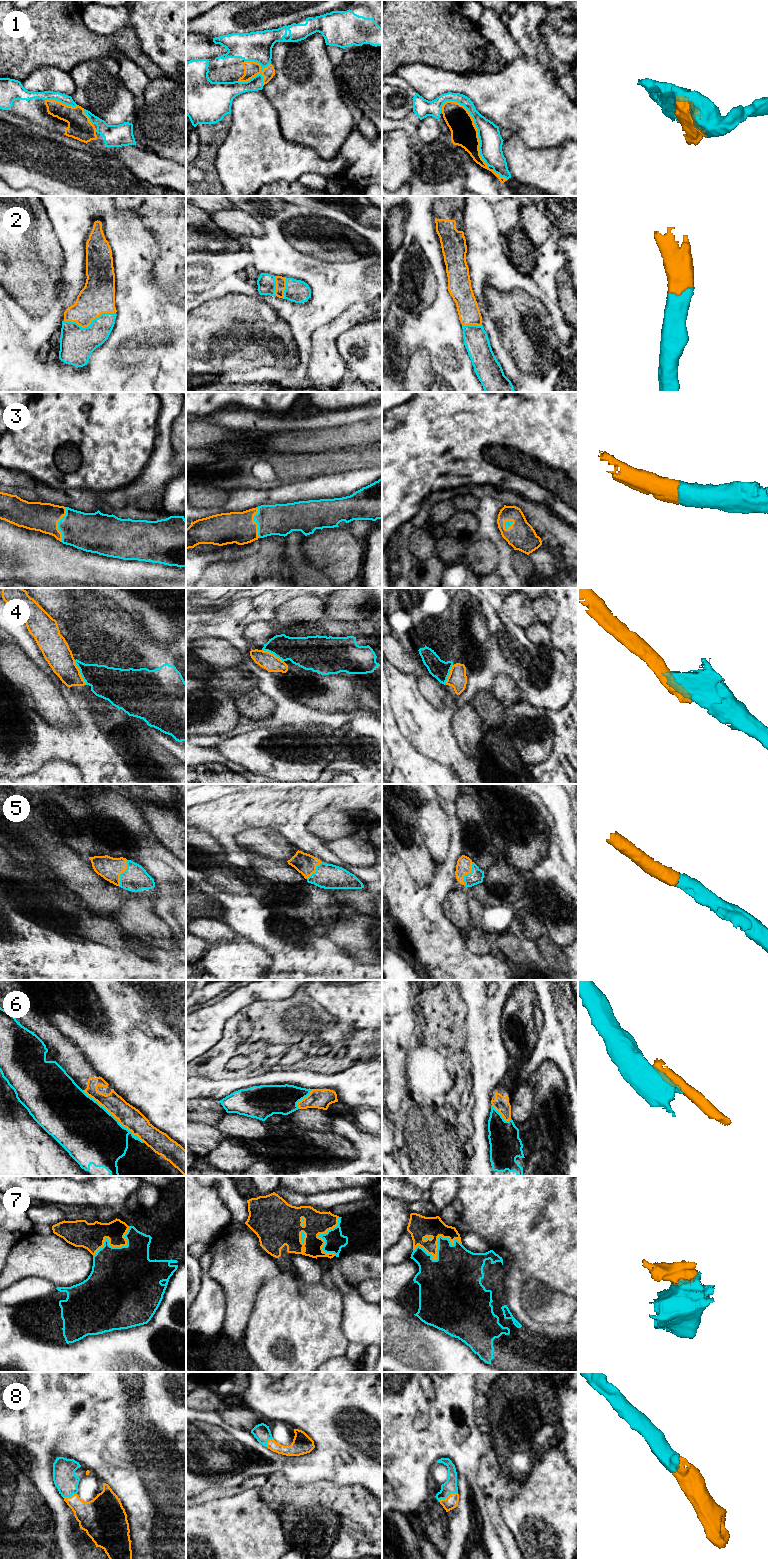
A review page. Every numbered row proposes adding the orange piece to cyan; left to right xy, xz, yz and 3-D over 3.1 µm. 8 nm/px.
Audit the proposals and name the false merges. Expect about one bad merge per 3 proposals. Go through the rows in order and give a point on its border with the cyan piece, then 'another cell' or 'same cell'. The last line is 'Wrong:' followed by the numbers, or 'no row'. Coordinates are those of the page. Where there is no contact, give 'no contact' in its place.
1: yz (476, 127) | same cell
2: xy (91, 323) | same cell
3: xy (58, 524) | same cell
4: xy (80, 672) | another cell
5: xy (121, 873) | same cell
6: xy (113, 1116) | another cell
7: yz (438, 1248) | same cell
8: yz (447, 1496) | same cell
Wrong: 4, 6

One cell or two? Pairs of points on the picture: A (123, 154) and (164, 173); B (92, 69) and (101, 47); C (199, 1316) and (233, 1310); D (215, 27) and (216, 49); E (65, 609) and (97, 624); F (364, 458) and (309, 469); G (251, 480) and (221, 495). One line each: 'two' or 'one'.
A: one
B: two
C: two
D: two
E: two
F: one
G: two

